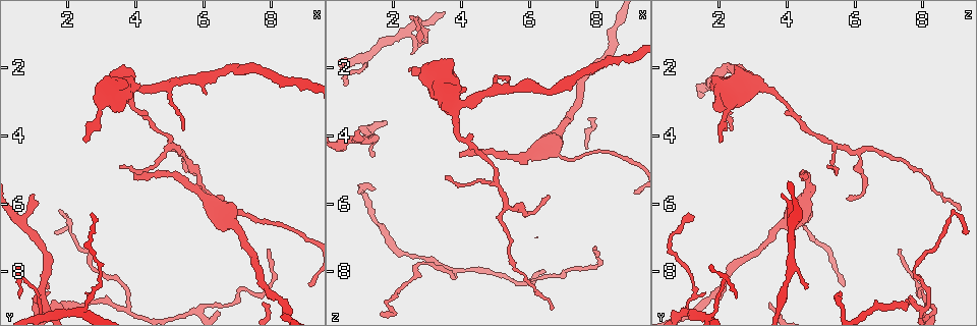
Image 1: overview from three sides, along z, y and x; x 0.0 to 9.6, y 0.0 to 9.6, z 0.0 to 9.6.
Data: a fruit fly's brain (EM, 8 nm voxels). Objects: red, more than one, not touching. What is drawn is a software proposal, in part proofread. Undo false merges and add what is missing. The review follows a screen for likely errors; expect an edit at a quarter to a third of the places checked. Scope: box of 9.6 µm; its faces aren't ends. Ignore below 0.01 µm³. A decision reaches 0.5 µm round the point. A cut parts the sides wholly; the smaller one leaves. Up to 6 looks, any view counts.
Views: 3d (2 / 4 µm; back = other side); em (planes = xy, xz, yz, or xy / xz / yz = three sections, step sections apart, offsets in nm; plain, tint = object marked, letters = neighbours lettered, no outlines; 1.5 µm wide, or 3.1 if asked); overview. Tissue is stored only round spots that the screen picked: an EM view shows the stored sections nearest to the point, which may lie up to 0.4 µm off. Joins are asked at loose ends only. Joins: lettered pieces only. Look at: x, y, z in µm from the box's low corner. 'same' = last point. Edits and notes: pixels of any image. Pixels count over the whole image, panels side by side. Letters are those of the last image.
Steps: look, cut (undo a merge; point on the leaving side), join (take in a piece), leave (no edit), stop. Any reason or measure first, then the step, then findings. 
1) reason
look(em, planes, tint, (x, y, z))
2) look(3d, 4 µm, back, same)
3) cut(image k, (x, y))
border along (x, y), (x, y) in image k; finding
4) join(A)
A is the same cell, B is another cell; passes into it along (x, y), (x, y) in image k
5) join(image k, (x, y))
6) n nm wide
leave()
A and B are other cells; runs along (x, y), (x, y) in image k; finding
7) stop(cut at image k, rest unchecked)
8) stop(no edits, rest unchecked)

abrupt turn
look(3d, 4 µm, (2.00, 6.45, 8.75))

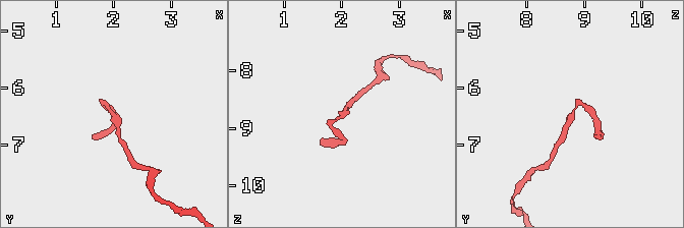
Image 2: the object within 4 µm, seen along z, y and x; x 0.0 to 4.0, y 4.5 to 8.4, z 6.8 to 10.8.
need the tissue
look(em, xz, step 4, tint, (2.00, 6.45, 8.85))

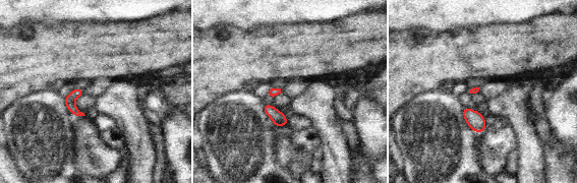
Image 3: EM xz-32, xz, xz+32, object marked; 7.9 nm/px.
another direction
look(em, yz, step 4, letters, same)

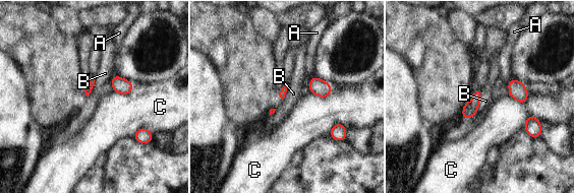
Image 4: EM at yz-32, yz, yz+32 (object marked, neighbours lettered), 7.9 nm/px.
leave()
A, B and C are other cells; border along (482, 91), (474, 115) in image 4; all the same neuron

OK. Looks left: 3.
tapers out
look(3d, 4 µm, (1.40, 8.55, 4.55))

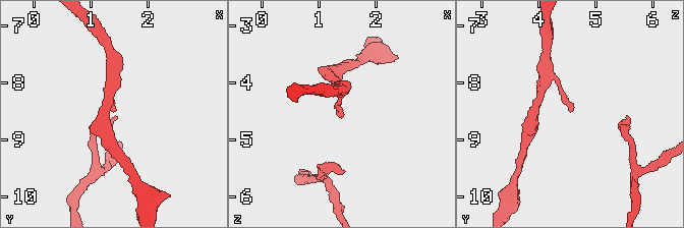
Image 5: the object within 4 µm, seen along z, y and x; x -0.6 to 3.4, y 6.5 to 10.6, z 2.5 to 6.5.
look(em, planes, letters, (1.40, 8.55, 4.60))

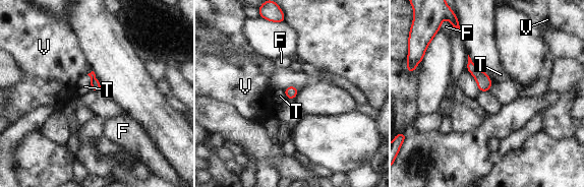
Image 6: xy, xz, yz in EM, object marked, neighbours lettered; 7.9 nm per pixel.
leave()
F, T and V are other cells; border along (86, 74), (91, 78), (92, 89) in image 6; none of them fits

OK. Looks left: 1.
stop(no edits, rest unchecked)

